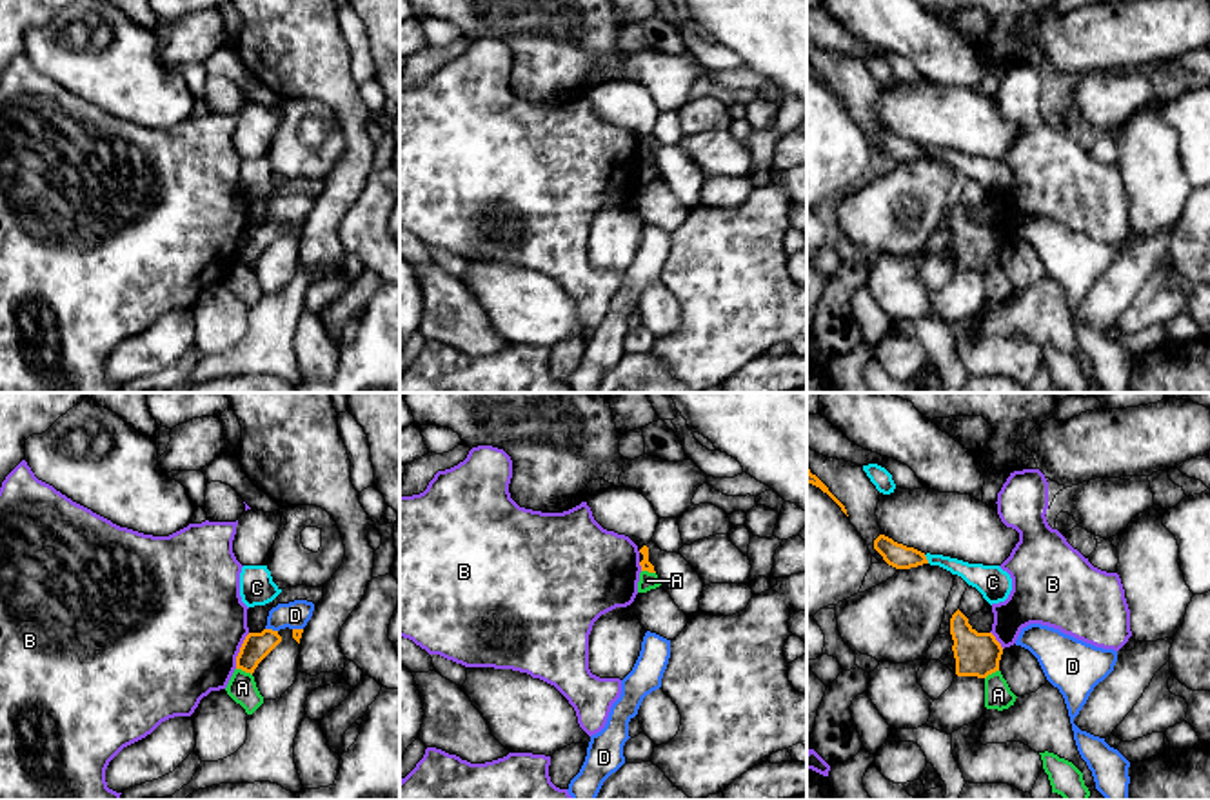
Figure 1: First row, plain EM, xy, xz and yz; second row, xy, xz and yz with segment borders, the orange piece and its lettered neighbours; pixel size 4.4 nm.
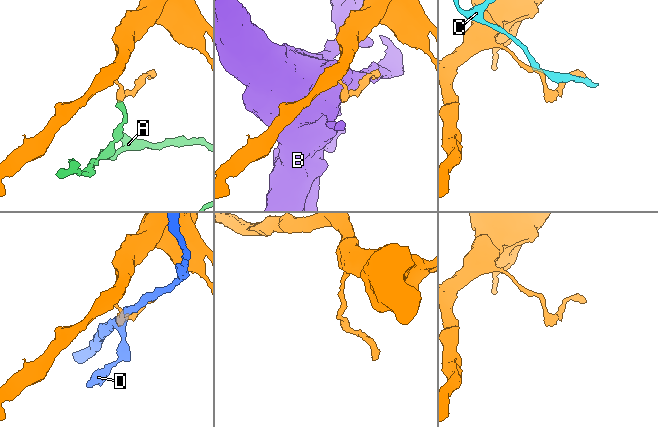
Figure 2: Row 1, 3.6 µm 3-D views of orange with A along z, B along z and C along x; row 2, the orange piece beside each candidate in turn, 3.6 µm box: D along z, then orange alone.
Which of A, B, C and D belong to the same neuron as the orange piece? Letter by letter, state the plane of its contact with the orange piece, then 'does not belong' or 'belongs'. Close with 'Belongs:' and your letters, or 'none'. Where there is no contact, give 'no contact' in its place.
A: xy | does not belong
B: xy | does not belong
C: yz | does not belong
D: xy | does not belong
Belongs: none

